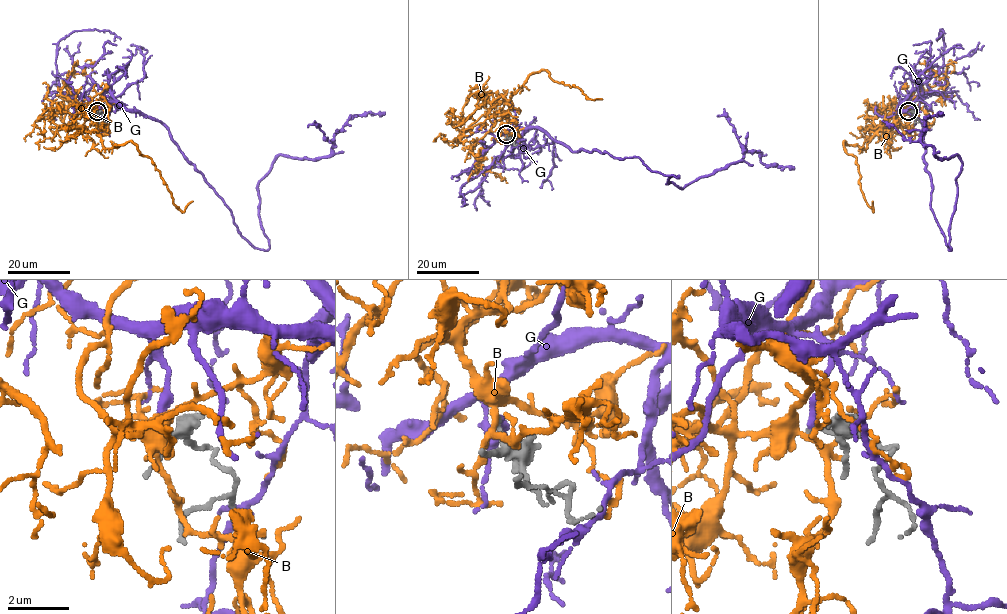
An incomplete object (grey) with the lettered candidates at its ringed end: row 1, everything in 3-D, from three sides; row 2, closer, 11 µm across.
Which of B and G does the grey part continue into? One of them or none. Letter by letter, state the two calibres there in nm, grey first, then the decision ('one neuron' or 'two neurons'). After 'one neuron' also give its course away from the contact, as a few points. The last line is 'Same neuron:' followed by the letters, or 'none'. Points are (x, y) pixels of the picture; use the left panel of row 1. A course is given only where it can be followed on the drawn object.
B: 180 nm thick on the grey side, 320 nm on the other; two neurons
G: 200 nm thick on the grey side, 300 nm on the other; two neurons
Same neuron: none

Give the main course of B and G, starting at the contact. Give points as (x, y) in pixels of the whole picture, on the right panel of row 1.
B: (909, 112), (894, 111), (866, 148), (843, 142), (844, 149), (856, 159), (861, 192), (873, 211), (872, 201)
G: (909, 111), (901, 101), (925, 124), (930, 209), (950, 250), (962, 161), (921, 142), (925, 120), (942, 112)

